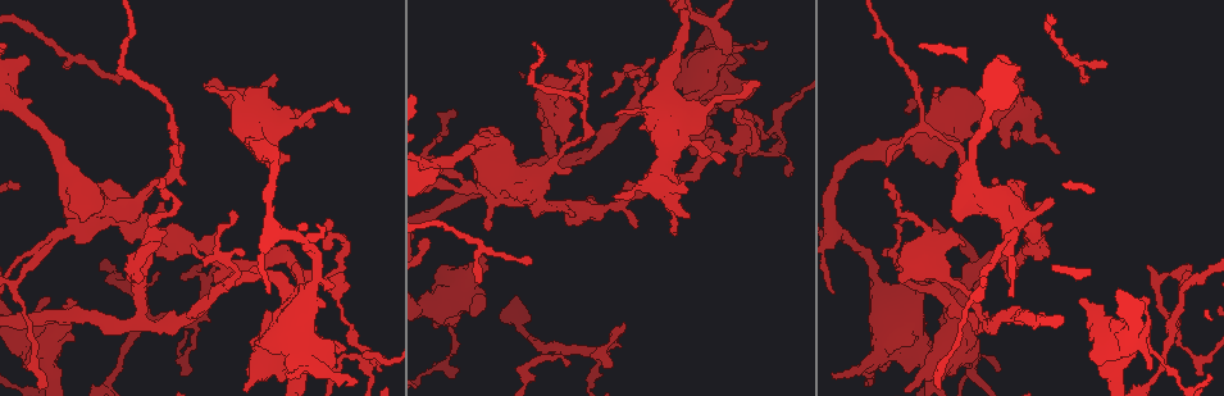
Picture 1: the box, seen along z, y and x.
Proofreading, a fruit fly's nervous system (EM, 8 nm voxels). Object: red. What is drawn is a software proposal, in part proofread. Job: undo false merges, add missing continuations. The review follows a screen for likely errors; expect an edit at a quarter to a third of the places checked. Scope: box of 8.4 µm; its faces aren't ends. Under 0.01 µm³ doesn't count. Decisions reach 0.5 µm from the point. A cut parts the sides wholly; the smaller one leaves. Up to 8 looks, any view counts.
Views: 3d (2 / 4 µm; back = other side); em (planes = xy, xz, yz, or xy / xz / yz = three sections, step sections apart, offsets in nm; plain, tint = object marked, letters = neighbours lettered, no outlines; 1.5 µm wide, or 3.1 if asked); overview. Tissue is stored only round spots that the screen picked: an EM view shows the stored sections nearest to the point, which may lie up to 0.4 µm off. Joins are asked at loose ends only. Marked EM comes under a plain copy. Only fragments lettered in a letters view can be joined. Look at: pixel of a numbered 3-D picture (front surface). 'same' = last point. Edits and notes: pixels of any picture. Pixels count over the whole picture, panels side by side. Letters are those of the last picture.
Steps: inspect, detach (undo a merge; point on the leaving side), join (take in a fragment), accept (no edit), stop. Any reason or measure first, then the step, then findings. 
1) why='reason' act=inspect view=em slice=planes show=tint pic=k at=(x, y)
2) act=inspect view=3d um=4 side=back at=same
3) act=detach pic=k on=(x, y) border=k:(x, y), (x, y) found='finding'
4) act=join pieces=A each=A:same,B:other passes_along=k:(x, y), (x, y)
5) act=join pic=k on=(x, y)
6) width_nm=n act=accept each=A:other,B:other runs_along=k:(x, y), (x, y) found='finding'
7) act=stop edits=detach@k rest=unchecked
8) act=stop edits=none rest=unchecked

why='thick end' act=inspect view=em slice=xy step=8 show=letters pic=1 at=(1017, 138)

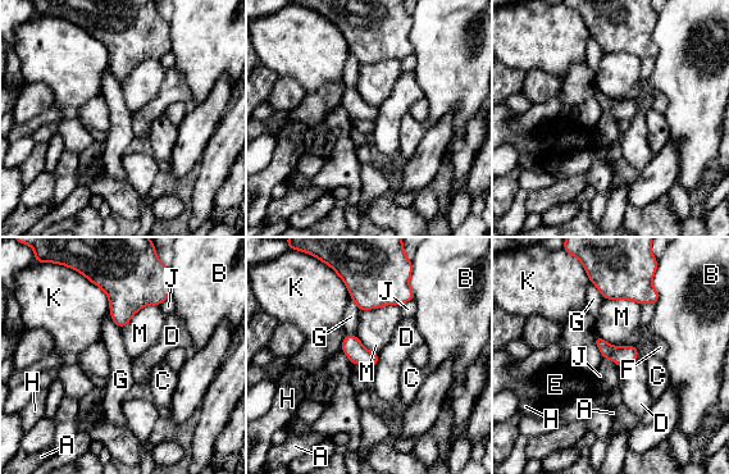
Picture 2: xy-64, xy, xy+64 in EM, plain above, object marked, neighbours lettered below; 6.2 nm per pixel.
act=accept each=A:other,B:other,C:other,D:other,E:other,F:other,G:other,H:other,J:other,K:other,M:other border=2:(604, 358), (611, 359), (618, 368) found='none of them fits'

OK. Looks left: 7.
why='branch stops here' act=inspect view=em slice=xy step=8 show=tint pic=1 at=(1188, 263)

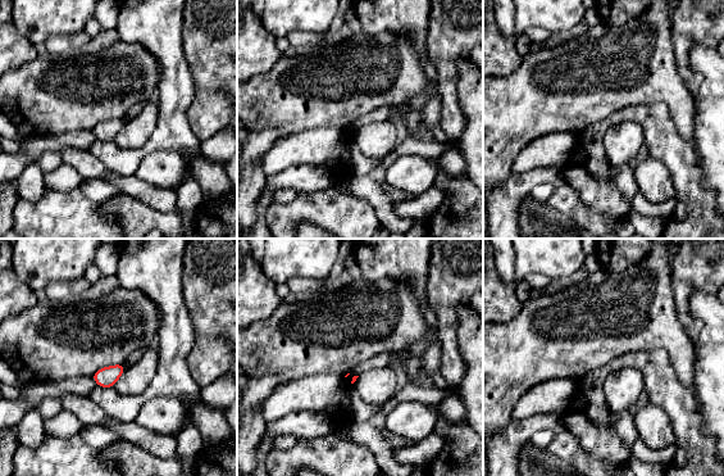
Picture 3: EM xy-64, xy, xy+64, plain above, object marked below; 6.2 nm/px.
why='cut it another way' act=inspect view=em slice=planes show=letters at=same

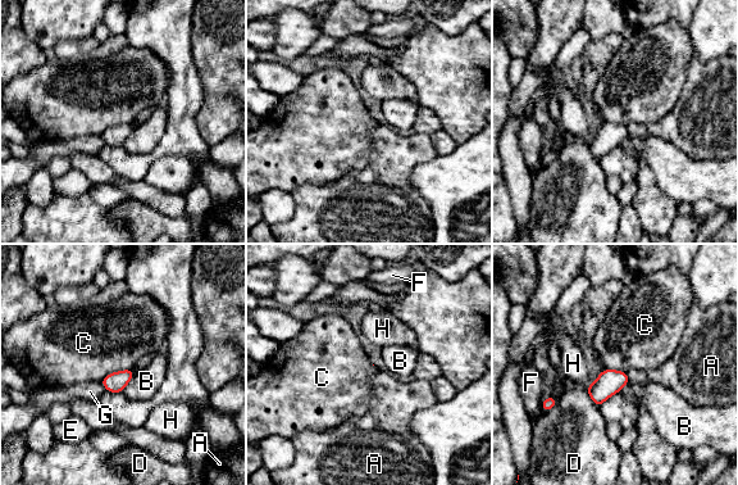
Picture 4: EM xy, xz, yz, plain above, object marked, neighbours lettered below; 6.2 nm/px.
act=accept each=A:other,B:other,C:other,D:other,E:other,F:other,G:other,H:other found='none of them fits'

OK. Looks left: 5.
why='sudden change in width' act=inspect view=3d um=4 side=back pic=1 at=(111, 378)

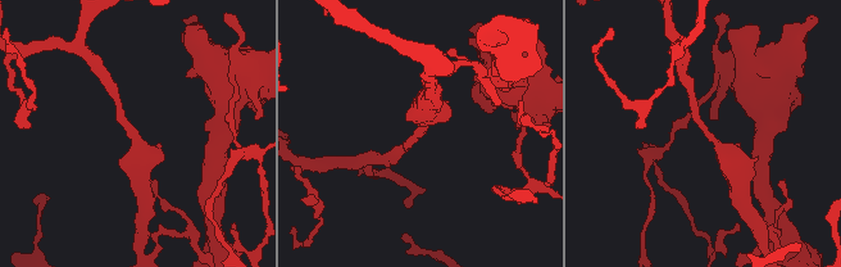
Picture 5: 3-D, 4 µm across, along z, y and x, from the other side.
why='shape alone is not enough' act=inspect view=em slice=planes show=letters pic=5 at=(134, 133)

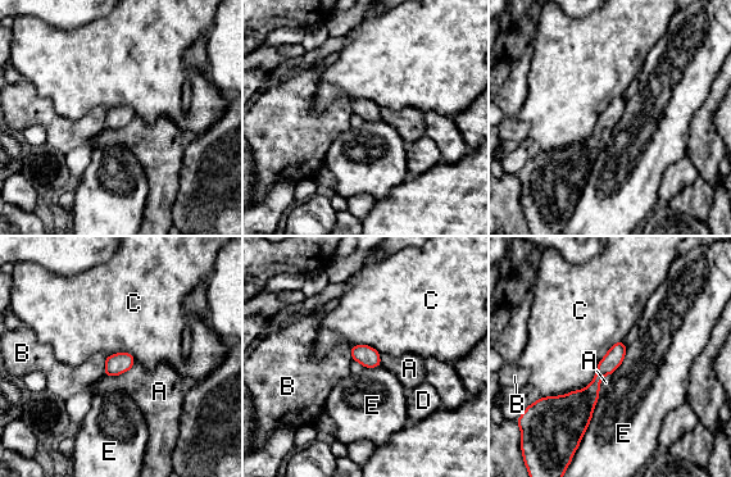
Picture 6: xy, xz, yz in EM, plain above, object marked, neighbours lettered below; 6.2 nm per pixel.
act=accept each=A:other,B:other,C:other,D:other,E:other runs_along=6:(621, 345), (575, 409), (572, 425) found='one neuron here'

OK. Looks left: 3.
act=stop edits=none rest=unchecked

